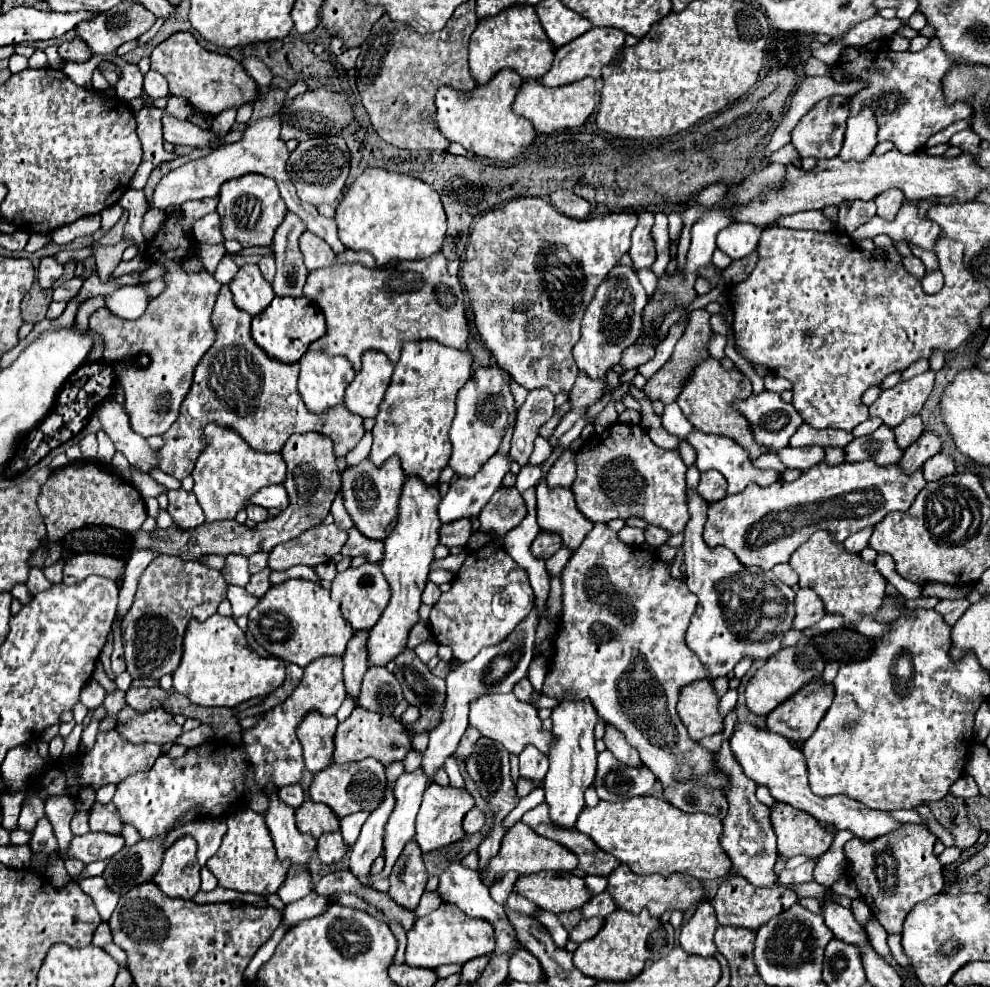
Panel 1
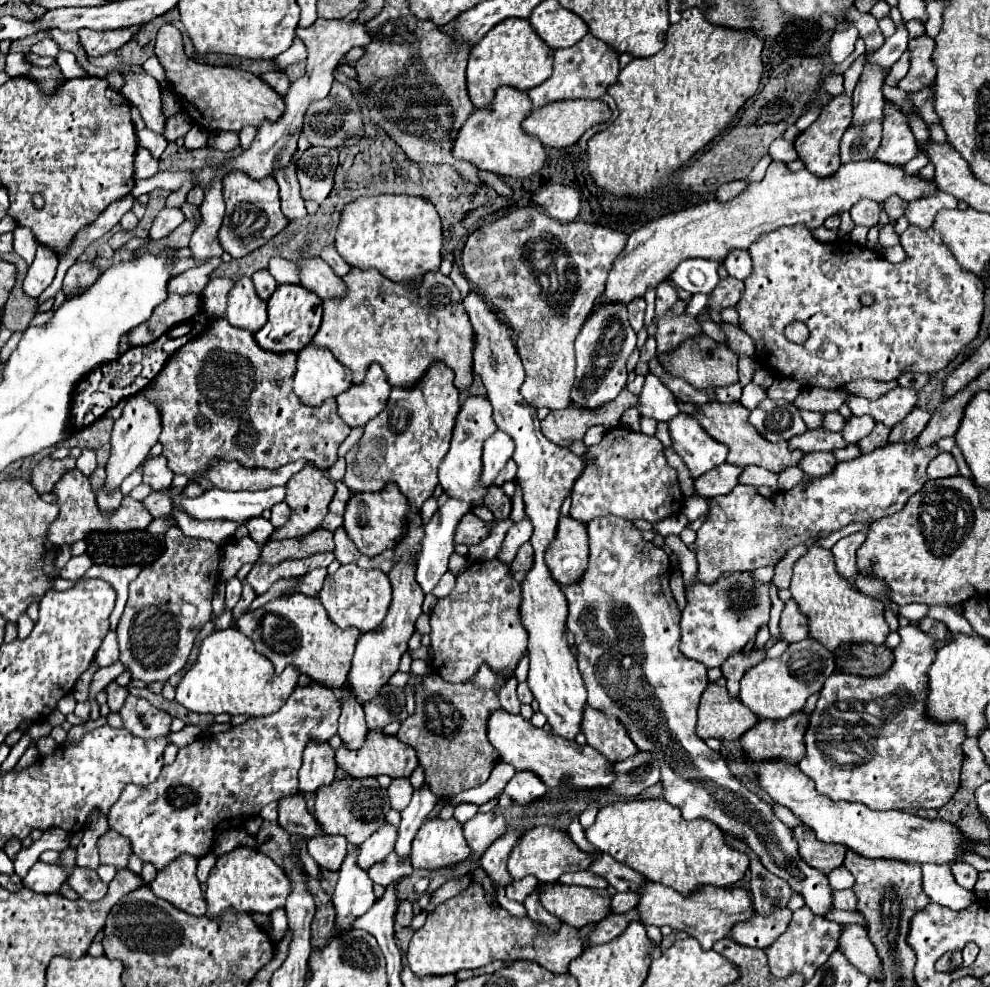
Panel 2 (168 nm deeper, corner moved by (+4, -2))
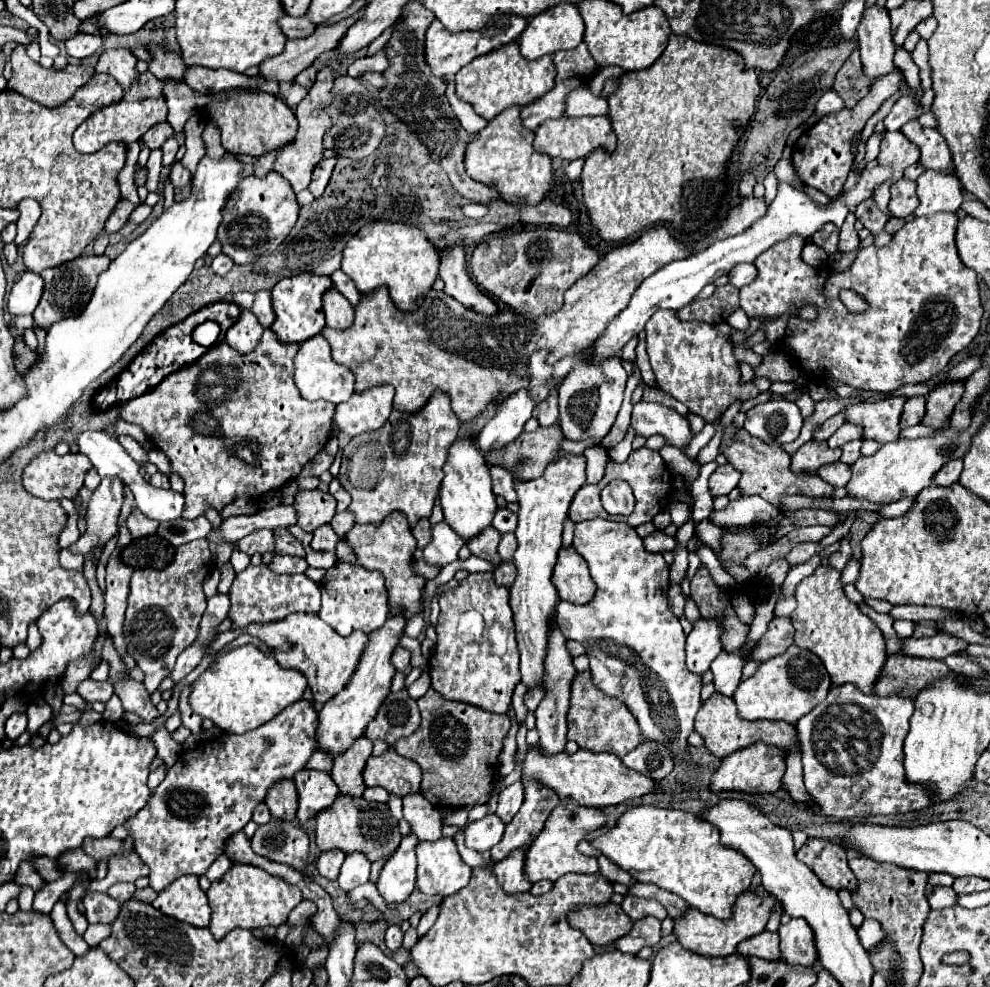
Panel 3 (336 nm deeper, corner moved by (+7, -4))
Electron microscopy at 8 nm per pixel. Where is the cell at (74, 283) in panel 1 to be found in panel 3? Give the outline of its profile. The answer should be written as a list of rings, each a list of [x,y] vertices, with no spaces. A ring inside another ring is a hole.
[[[29,315],[29,317],[13,317],[13,319],[9,319],[7,329],[11,331],[11,335],[13,335],[13,337],[23,337],[25,329],[29,329],[29,327],[31,327],[31,323],[33,323],[31,315]]]

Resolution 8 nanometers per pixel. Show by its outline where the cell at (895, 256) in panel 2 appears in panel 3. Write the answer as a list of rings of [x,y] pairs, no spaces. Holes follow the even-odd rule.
[[[869,199],[869,203],[861,203],[861,207],[857,207],[855,211],[855,217],[871,231],[871,235],[875,235],[875,246],[883,247],[891,241],[892,235],[885,233],[885,223],[889,221],[889,215],[885,215],[873,199]]]

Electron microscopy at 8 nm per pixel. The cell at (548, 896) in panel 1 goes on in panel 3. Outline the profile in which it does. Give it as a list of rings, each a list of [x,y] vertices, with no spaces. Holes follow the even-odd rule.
[[[615,903],[605,907],[581,907],[569,915],[569,923],[581,929],[591,945],[599,947],[613,945],[633,927],[633,921]]]

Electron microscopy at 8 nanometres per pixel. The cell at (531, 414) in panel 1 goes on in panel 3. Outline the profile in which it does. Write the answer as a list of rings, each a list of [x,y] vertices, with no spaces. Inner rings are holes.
[[[491,467],[491,479],[493,479],[493,493],[505,497],[507,501],[517,501],[517,493],[513,487],[513,477],[503,467]]]

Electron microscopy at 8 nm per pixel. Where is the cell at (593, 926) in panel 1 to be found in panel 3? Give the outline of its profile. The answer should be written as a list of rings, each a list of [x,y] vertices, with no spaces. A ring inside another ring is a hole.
[[[645,917],[641,921],[635,921],[631,933],[619,939],[615,943],[615,949],[635,955],[643,947],[655,947],[659,939],[661,939],[661,921],[655,917]]]

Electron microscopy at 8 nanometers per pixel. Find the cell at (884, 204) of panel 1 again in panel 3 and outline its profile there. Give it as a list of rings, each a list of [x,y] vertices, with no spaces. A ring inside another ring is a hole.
[[[899,179],[891,187],[891,201],[889,201],[889,213],[891,217],[907,217],[919,207],[917,197],[917,183],[911,179]]]

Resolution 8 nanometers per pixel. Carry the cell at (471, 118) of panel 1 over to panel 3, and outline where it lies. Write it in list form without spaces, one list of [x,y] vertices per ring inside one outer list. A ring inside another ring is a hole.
[[[519,107],[505,109],[501,115],[497,115],[497,119],[491,119],[483,131],[479,131],[479,137],[467,147],[465,167],[469,177],[495,187],[499,197],[511,205],[541,203],[553,183],[551,159],[533,149],[533,133],[521,127]]]

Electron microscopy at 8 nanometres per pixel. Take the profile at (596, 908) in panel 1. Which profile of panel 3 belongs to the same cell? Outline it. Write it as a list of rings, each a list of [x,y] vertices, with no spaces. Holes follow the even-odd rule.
[[[627,895],[621,903],[623,911],[633,919],[633,921],[639,921],[647,915],[653,915],[657,919],[665,919],[667,917],[667,911],[665,907],[655,901],[655,899],[643,899],[643,897],[633,897],[633,895]]]

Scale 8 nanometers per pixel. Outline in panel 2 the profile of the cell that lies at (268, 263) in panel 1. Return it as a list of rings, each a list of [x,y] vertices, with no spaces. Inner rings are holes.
[[[260,269],[260,271],[256,271],[256,273],[252,275],[252,281],[254,281],[256,293],[258,293],[264,301],[268,301],[270,295],[272,295],[272,293],[276,291],[276,287],[278,287],[276,279],[270,275],[268,269]]]

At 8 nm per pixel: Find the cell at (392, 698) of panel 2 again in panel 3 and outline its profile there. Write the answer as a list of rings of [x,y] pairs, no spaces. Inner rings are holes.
[[[407,689],[399,693],[391,693],[385,703],[381,705],[381,711],[377,713],[377,719],[369,723],[365,737],[369,741],[385,741],[389,747],[395,747],[397,739],[409,737],[421,723],[421,715],[417,709],[417,701],[409,697]]]

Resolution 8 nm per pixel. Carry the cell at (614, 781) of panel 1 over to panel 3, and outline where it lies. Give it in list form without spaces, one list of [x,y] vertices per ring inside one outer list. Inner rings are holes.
[[[659,741],[641,743],[635,751],[623,757],[623,763],[633,767],[635,771],[641,771],[643,775],[649,775],[655,781],[661,781],[673,771],[671,751]]]

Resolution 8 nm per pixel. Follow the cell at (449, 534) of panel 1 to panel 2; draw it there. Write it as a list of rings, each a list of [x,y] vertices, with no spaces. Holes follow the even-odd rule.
[[[468,513],[462,517],[462,521],[458,523],[454,541],[456,543],[464,543],[464,545],[476,545],[480,543],[484,537],[488,537],[488,529],[484,527],[484,521],[478,519],[474,513]]]

